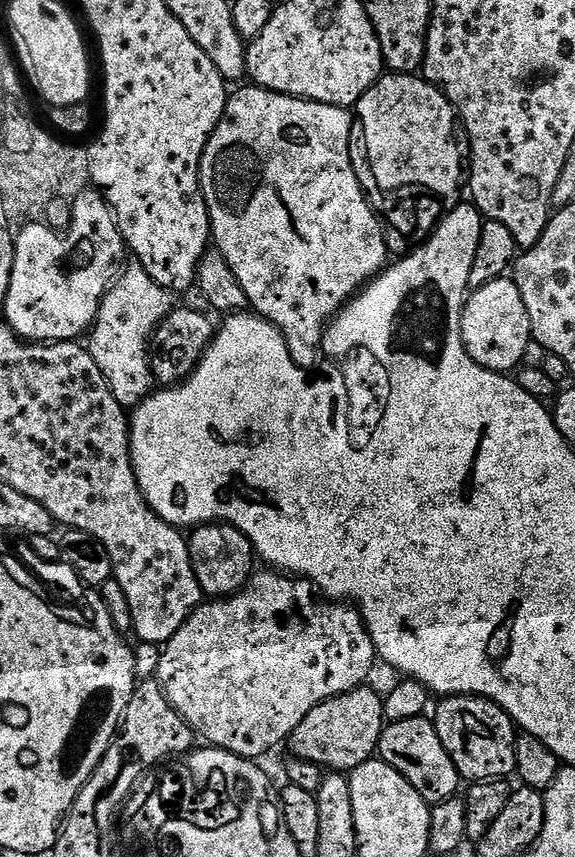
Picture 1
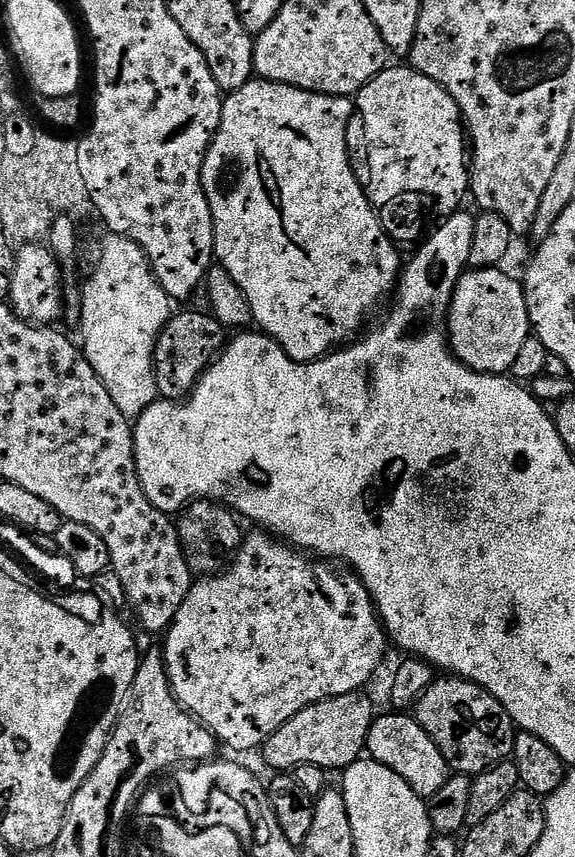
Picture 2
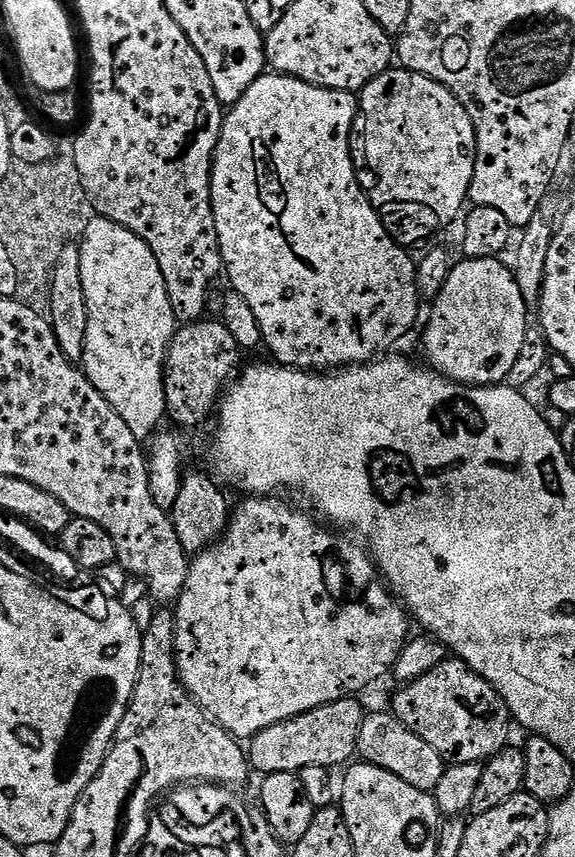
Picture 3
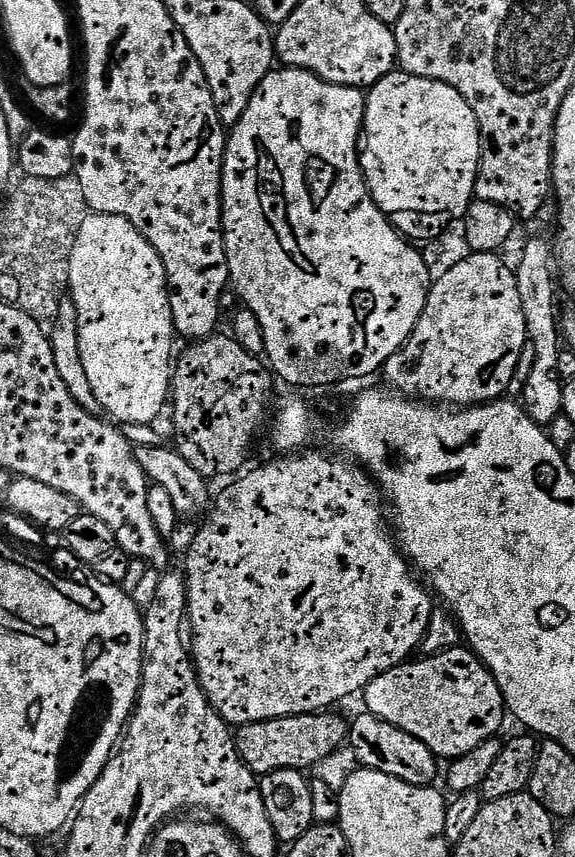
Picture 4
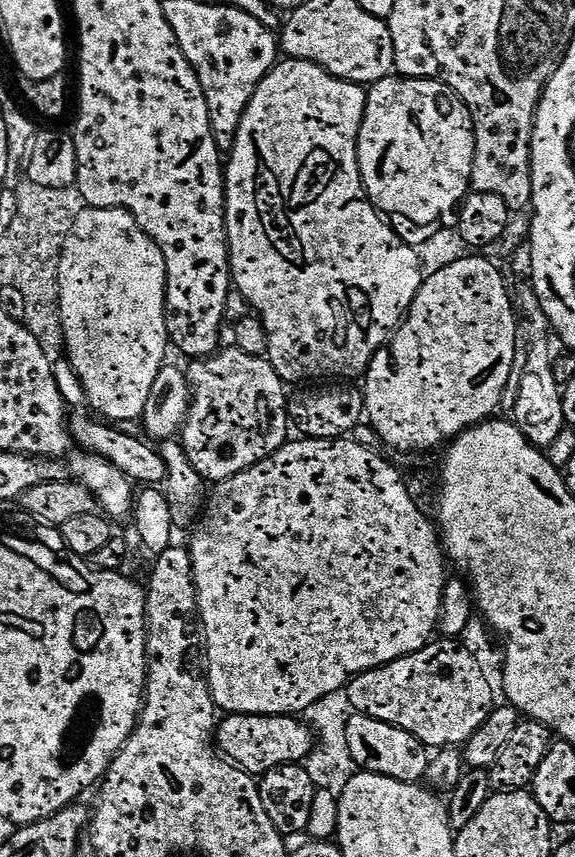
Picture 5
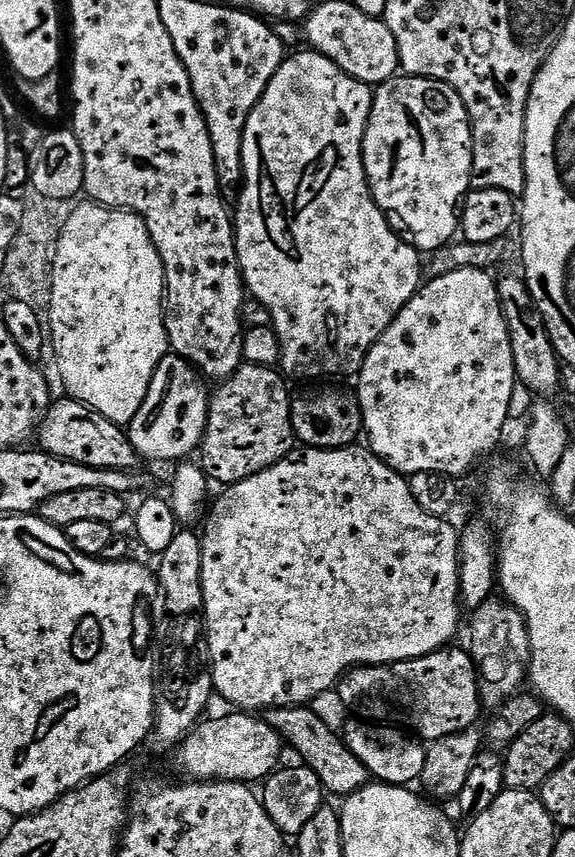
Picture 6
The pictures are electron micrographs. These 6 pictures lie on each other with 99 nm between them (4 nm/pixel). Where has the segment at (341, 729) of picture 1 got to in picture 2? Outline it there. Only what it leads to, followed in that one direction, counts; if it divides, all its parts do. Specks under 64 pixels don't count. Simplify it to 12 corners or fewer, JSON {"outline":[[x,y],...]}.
{"outline":[[363,691],[319,700],[262,746],[277,773],[343,770],[365,755]]}

